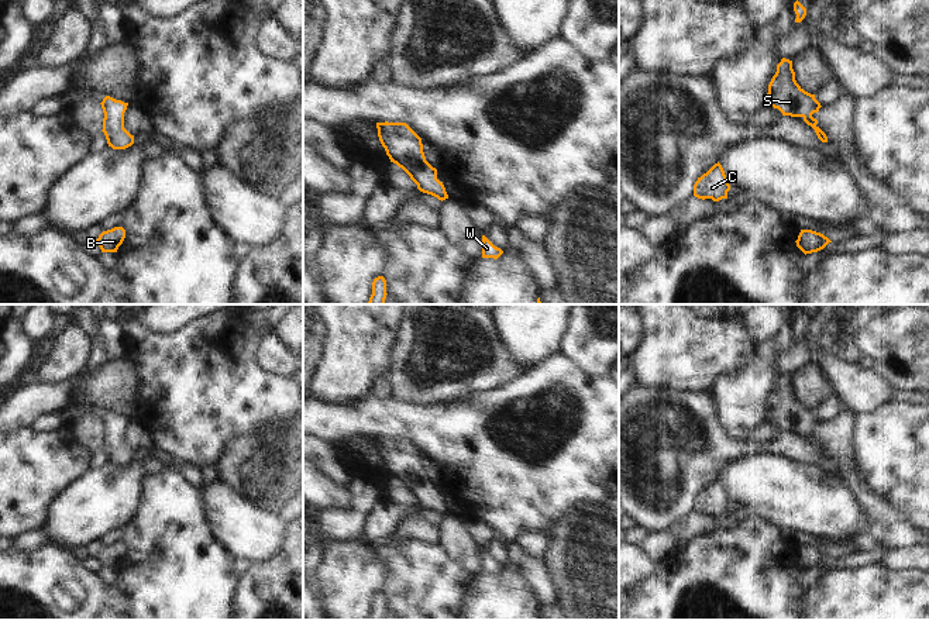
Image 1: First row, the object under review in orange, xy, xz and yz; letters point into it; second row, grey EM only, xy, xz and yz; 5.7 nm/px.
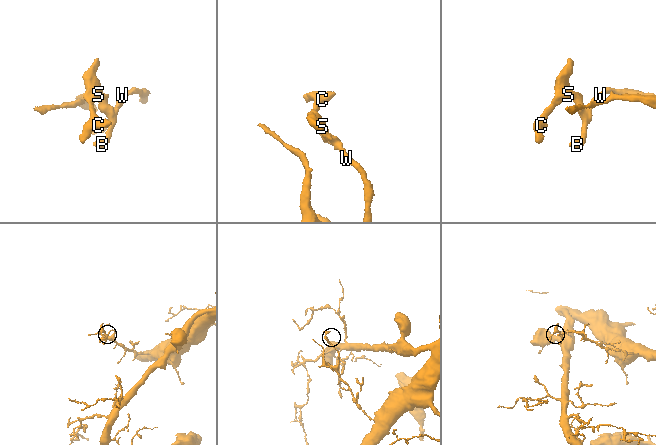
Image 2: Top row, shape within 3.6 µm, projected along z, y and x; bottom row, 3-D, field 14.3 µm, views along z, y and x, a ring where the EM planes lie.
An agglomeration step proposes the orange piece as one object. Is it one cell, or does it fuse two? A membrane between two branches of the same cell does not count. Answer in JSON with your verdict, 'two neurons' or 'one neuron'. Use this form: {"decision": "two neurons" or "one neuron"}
{"decision": "one neuron"}

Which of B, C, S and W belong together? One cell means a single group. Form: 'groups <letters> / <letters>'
groups B C S W

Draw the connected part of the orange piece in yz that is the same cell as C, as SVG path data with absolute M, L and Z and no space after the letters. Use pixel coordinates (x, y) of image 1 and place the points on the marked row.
M719 162L698 178L694 185L694 196L702 200L712 199L713 202L719 202L722 199L727 199L729 190L730 185Z

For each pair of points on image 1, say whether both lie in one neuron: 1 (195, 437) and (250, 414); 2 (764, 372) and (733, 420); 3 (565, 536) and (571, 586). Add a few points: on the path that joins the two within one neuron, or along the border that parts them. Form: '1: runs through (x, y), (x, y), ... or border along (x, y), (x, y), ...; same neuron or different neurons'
1: runs through (209, 423), (220, 414), (236, 414); same neuron
2: runs through (754, 383), (742, 396), (740, 409); same neuron
3: runs through (571, 548), (571, 574); same neuron

